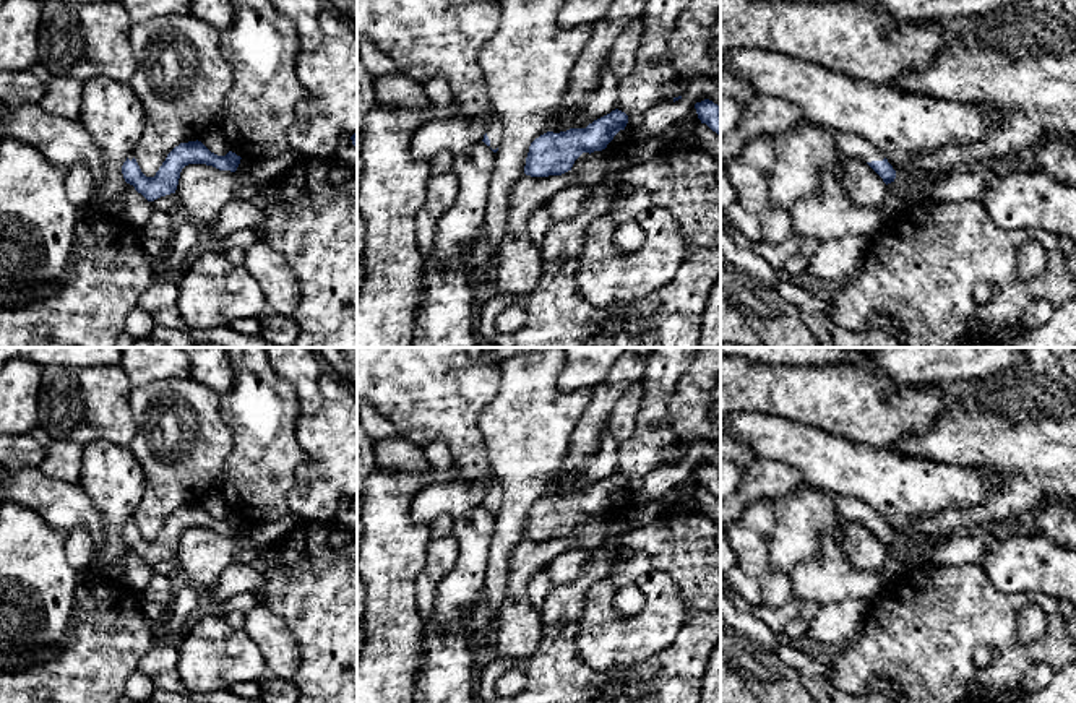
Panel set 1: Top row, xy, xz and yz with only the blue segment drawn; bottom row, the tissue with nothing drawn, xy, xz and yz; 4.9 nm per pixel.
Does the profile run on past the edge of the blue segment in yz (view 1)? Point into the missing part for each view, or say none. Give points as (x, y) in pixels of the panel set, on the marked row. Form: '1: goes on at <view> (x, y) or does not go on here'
1: goes on at yz (854, 146)

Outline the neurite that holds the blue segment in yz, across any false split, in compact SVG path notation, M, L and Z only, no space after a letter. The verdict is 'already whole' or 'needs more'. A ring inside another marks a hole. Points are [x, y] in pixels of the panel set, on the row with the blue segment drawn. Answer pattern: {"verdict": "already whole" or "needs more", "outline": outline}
{"verdict": "needs more", "outline": "M836 132L837 148L847 159L860 159L867 162L888 185L894 182L896 170L883 156L883 153L867 138L854 132Z"}

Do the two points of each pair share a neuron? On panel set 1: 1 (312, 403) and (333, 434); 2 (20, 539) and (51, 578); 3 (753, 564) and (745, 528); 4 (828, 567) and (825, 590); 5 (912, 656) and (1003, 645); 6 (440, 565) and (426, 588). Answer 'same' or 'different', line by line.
1: different
2: same
3: same
4: same
5: same
6: same

